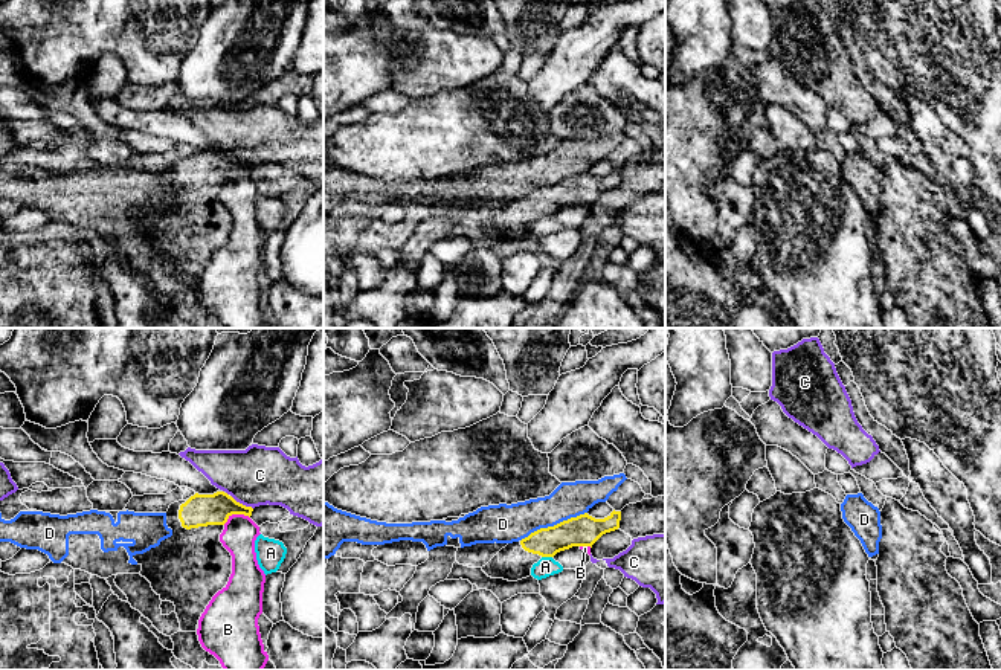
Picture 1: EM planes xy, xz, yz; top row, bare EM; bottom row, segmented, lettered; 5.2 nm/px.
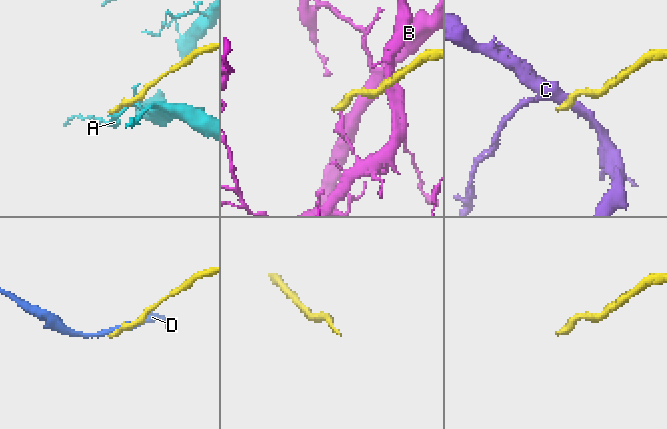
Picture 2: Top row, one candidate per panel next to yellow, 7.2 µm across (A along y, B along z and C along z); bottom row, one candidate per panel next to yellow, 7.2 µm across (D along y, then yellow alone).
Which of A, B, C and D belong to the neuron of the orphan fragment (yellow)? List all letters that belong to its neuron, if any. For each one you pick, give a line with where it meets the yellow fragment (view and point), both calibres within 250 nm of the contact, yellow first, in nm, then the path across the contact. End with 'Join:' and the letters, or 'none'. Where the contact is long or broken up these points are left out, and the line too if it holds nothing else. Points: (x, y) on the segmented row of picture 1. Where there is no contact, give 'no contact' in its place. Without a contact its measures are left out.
Join: none

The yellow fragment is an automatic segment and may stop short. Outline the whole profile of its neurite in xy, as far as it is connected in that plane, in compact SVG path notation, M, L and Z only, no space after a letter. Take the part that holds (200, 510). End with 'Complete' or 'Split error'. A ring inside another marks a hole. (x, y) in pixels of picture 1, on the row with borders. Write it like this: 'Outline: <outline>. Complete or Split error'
Outline: M224 491L195 493L169 505L166 525L172 536L133 556L160 600L175 606L182 632L197 632L206 606L232 574L232 556L220 542L224 523L232 514L250 517L252 511Z. Split error

